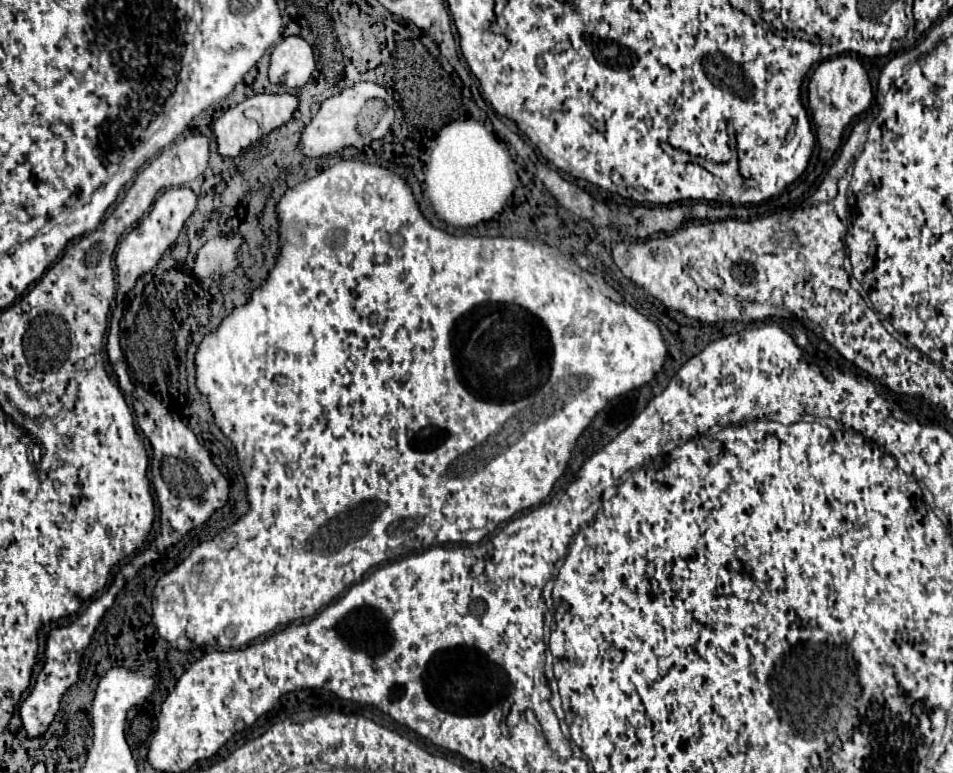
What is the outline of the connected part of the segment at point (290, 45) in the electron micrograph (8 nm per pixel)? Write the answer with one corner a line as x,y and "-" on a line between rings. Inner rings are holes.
285,37
275,45
269,65
269,81
283,83
289,89
303,87
315,69
311,45
303,37

